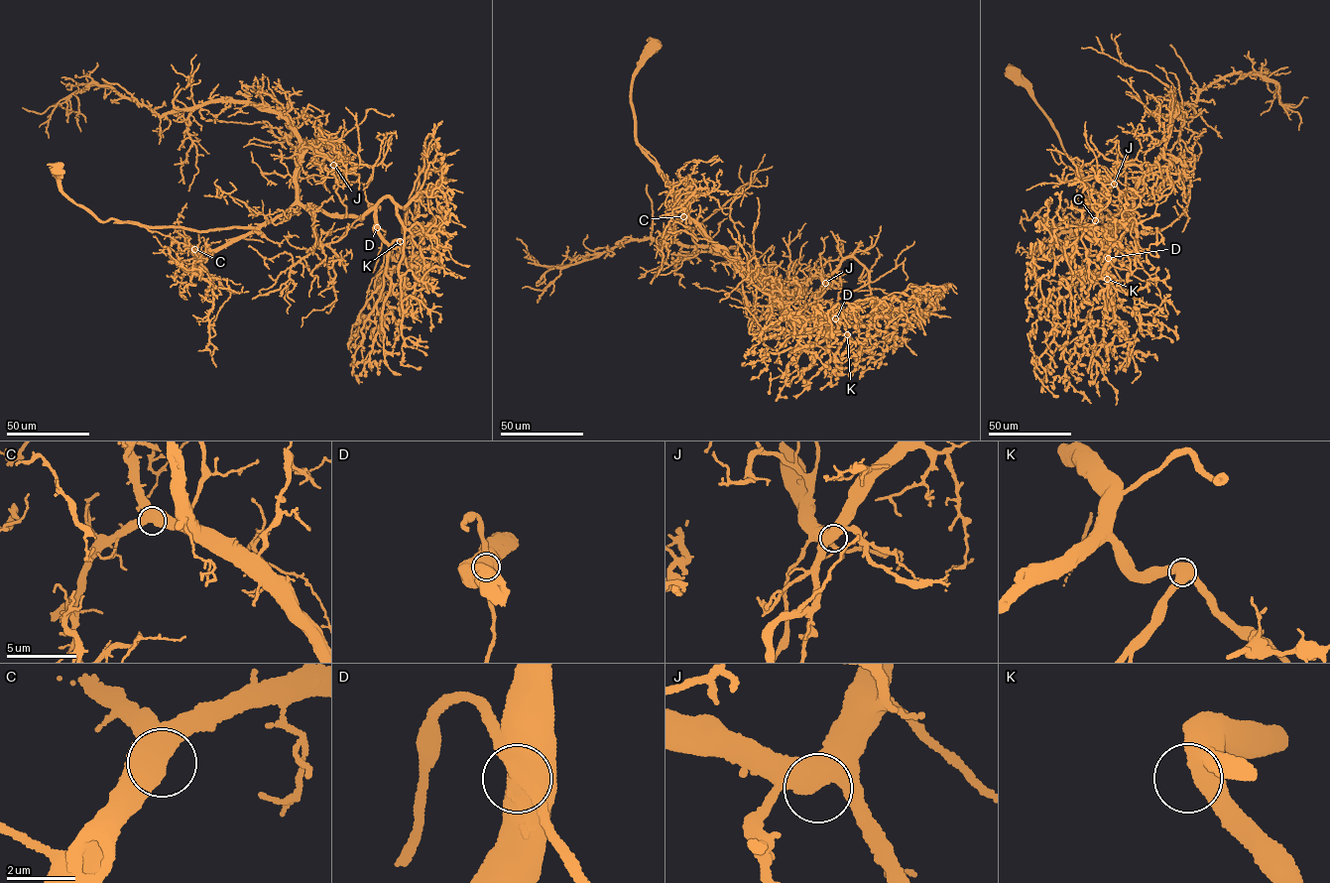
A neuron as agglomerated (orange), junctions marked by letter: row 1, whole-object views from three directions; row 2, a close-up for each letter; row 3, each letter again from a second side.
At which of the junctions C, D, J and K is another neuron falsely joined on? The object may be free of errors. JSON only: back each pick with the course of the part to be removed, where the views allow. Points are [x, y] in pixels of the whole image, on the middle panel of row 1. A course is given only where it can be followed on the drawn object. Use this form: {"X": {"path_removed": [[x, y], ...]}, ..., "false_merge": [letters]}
{"D": {"path_removed": [[835, 319], [834, 334], [816, 354], [810, 367], [786, 382], [780, 381]]}, "false_merge": ["D"]}

